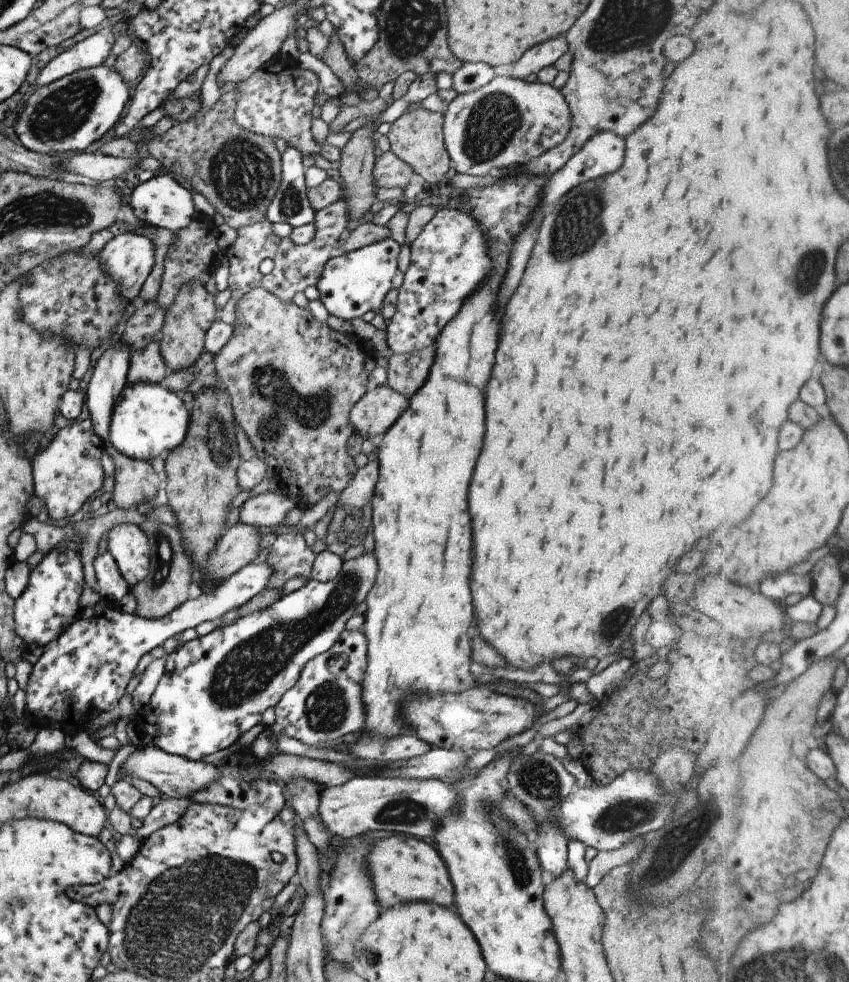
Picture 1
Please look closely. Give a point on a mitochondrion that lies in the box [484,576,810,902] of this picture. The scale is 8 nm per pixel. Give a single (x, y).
(673, 851)

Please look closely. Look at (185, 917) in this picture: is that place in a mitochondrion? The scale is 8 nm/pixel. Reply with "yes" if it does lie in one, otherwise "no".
yes

